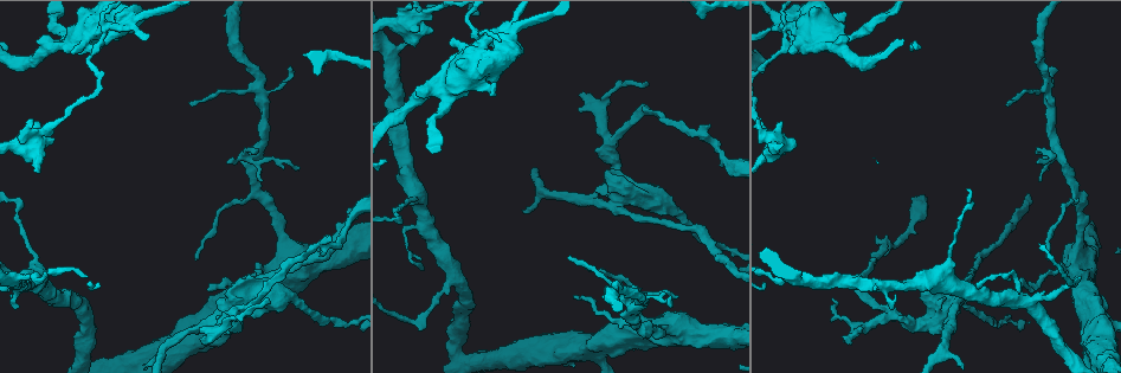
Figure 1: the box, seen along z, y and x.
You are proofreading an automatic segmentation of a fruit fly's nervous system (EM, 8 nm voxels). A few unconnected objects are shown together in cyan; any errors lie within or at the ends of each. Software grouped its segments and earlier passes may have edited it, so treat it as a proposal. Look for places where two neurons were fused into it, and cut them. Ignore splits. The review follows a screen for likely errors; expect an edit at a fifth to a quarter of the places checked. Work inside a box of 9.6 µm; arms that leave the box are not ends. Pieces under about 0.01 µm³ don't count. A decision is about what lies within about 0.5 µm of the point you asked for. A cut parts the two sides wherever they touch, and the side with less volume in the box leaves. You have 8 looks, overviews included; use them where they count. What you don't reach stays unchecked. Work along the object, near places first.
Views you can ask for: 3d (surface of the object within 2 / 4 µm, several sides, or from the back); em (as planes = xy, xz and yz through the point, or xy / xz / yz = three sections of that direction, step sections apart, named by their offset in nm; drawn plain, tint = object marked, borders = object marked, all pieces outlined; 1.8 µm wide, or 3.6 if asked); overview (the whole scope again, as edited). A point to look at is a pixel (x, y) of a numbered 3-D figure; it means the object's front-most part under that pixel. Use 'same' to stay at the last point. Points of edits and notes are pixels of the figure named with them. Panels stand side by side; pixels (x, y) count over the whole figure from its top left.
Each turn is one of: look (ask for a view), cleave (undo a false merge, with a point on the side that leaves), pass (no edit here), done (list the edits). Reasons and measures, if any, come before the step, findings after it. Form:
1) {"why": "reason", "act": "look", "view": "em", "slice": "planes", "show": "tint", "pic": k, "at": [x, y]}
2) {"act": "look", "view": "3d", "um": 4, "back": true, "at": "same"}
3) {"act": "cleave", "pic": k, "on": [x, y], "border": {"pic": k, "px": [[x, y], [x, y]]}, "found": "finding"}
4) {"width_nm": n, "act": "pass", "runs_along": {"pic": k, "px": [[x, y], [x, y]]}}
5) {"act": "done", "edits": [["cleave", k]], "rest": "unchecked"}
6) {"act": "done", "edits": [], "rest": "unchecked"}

{"why": "abrupt turn", "act": "look", "view": "em", "slice": "xz", "step": 16, "show": "tint", "pic": 1, "at": [37, 136]}

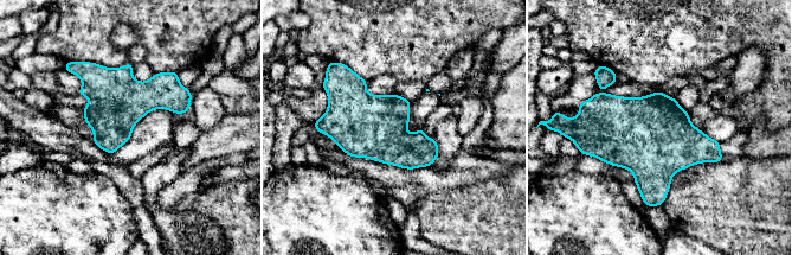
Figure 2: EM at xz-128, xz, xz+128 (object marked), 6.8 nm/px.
{"width_nm": 240, "act": "pass", "found": "one neuron here"}

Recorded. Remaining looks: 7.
{"why": "small branch off a trunk", "act": "look", "view": "3d", "um": 4, "back": true, "pic": 1, "at": [790, 18]}

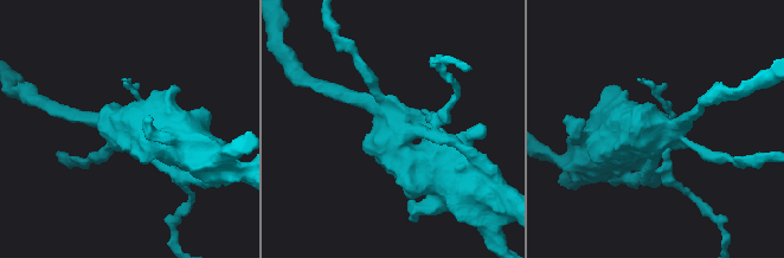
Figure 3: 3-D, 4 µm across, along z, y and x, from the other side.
{"act": "look", "view": "em", "um": 3.6, "slice": "xz", "step": 8, "show": "tint", "pic": 3, "at": [389, 124]}

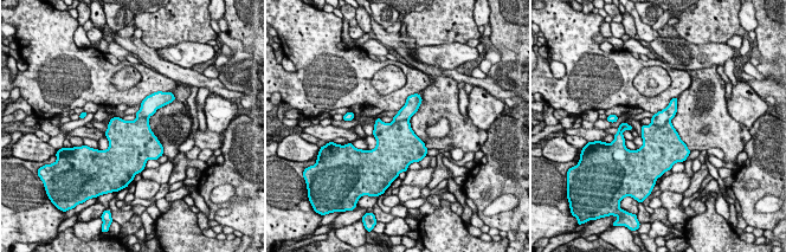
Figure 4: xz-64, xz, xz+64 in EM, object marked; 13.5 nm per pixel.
{"act": "look", "view": "em", "um": 3.6, "slice": "planes", "show": "tint", "at": "same"}

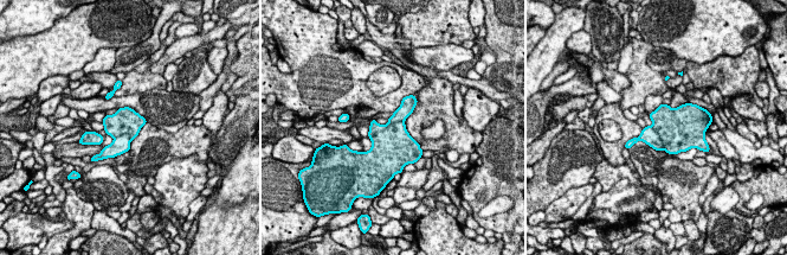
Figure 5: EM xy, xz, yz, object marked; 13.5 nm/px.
{"width_nm": 460, "act": "cleave", "pic": 5, "on": [647, 135], "border": {"pic": 5, "px": [[651, 127], [664, 148]]}, "found": "a second neuron is stuck on"}

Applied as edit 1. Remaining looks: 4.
{"act": "look", "view": "overview"}

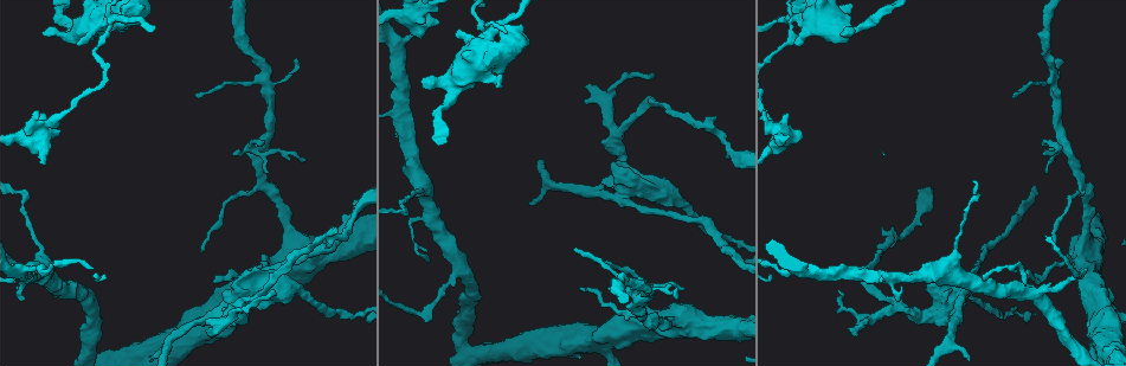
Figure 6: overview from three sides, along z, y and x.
{"why": "three arms meet", "act": "look", "view": "em", "slice": "yz", "step": 4, "show": "tint", "pic": 6, "at": [901, 302]}

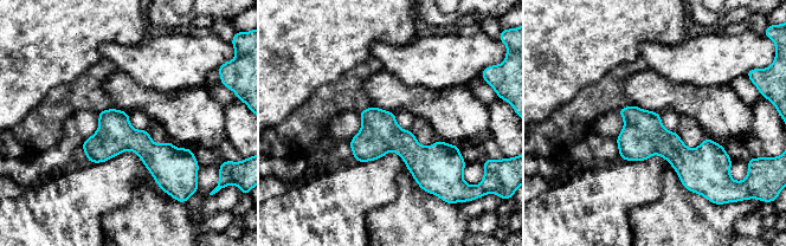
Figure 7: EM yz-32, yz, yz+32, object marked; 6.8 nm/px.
{"width_nm": 260, "act": "pass", "found": "continuous, no second neuron"}

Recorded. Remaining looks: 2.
{"act": "done", "edits": [["cleave", 5]], "rest": "unchecked"}

